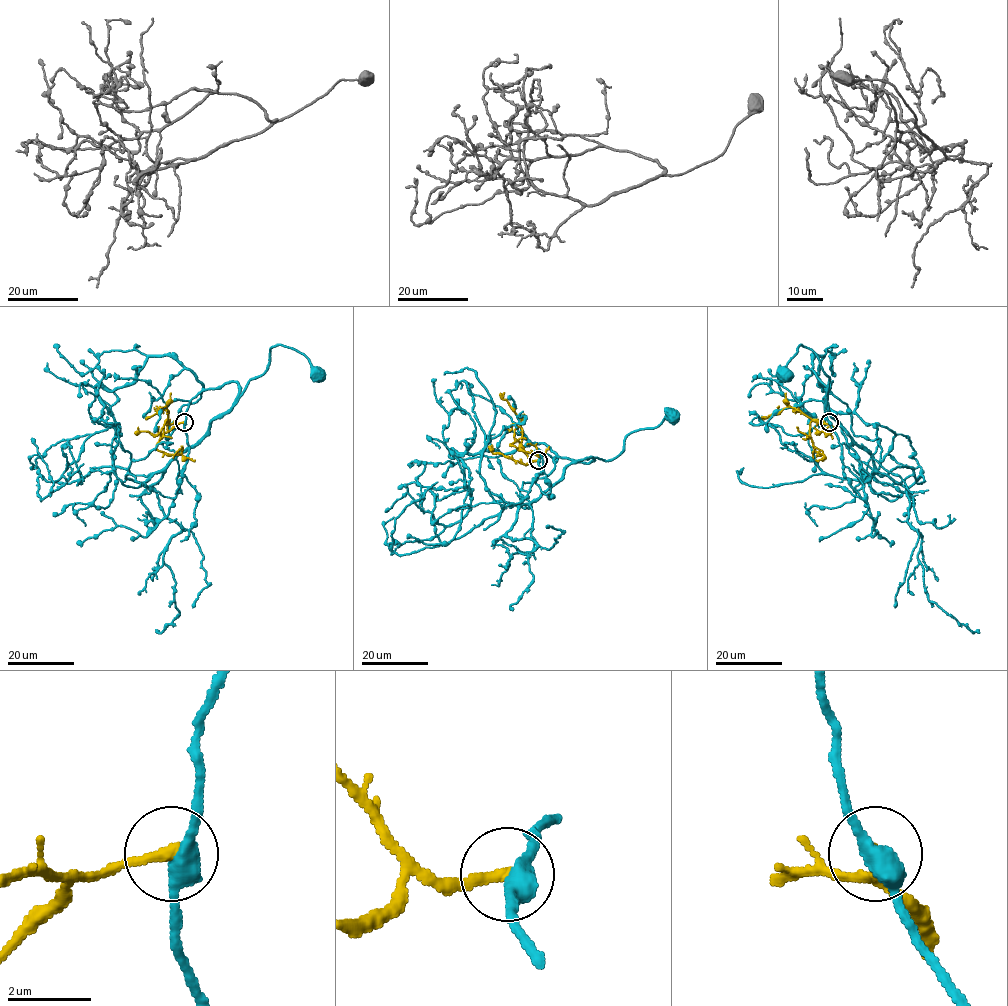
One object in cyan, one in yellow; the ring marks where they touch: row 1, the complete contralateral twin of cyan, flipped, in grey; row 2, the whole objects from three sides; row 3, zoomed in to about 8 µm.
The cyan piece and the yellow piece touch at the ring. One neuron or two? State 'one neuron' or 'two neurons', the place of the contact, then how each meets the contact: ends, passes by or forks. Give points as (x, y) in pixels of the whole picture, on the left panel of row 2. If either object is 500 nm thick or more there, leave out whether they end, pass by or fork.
two neurons | (184, 422) | cyan passes by | yellow ends

